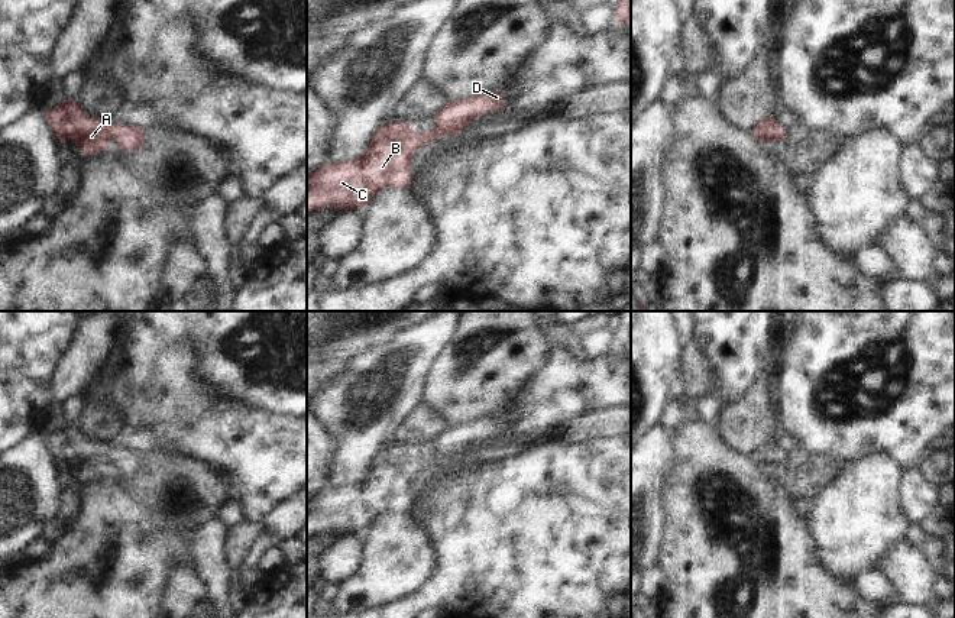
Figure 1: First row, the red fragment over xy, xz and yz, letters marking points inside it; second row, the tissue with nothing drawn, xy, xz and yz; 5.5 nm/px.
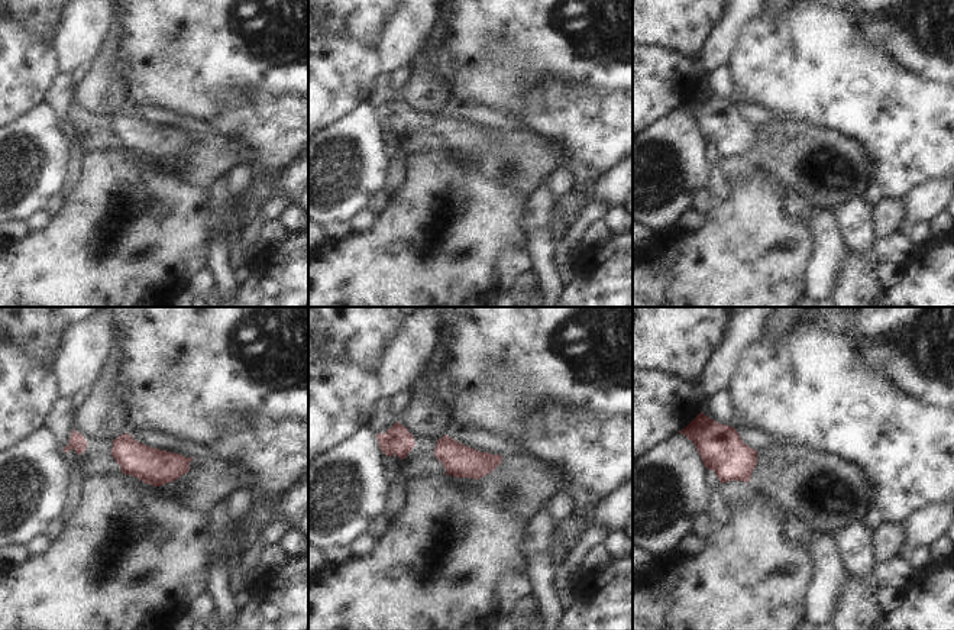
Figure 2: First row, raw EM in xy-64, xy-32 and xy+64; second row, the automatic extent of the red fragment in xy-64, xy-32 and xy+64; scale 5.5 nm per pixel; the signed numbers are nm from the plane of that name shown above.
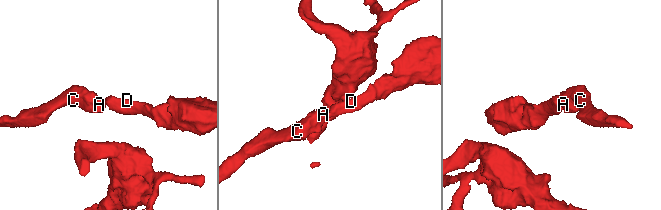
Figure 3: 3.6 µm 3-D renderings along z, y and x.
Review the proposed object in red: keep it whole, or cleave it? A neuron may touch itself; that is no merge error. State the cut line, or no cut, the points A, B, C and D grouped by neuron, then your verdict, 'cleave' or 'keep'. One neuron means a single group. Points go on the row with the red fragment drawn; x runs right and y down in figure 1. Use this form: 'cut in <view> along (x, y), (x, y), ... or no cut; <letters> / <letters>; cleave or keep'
no cut; A B C D; keep

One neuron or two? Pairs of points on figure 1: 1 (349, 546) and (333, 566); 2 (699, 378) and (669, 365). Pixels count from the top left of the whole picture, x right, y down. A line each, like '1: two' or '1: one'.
1: one
2: two

